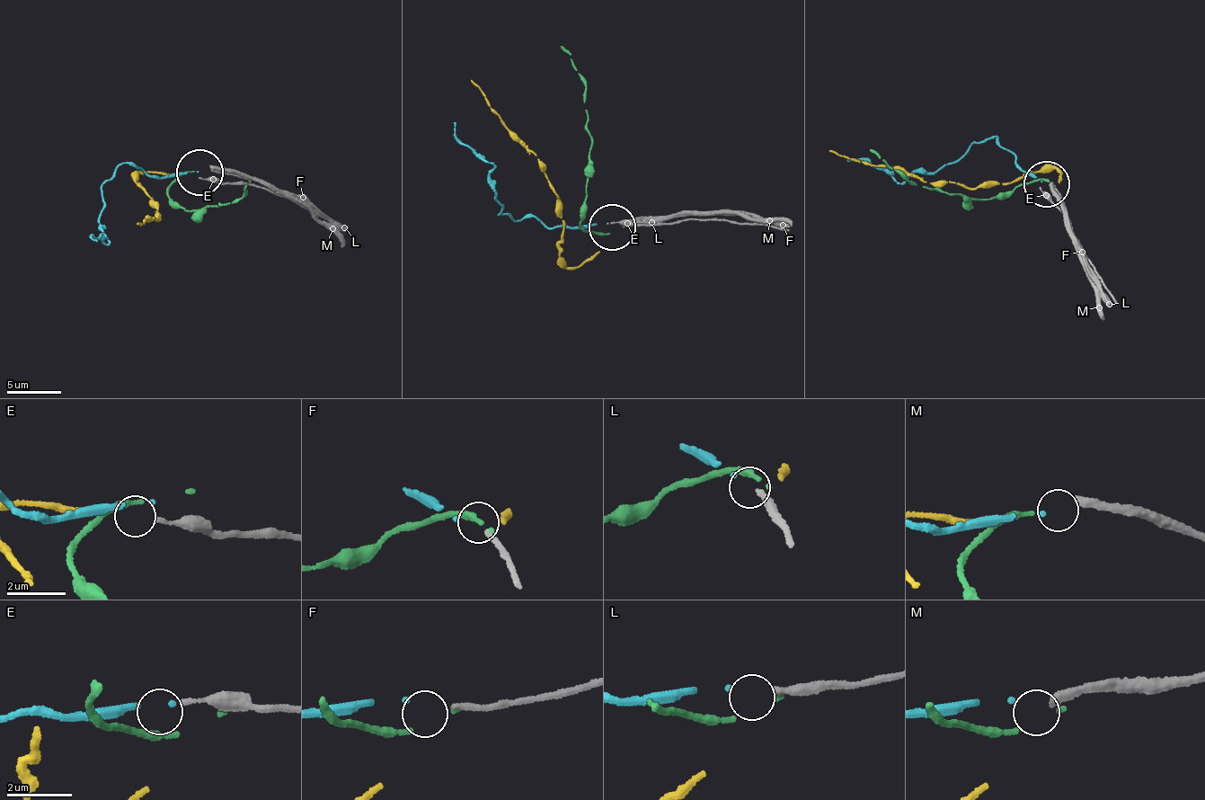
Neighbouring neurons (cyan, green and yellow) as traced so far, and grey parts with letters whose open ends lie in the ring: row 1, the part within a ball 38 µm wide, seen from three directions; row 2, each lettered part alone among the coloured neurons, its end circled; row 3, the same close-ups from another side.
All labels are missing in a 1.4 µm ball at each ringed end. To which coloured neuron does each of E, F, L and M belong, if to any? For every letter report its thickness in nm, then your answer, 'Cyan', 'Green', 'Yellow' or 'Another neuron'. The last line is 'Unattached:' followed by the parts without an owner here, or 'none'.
E: Thickness 120 nm. Another neuron
F: Thickness 170 nm. Another neuron
L: Thickness 240 nm. Another neuron
M: Thickness 300 nm. Another neuron
Unattached: E, F, L, M

